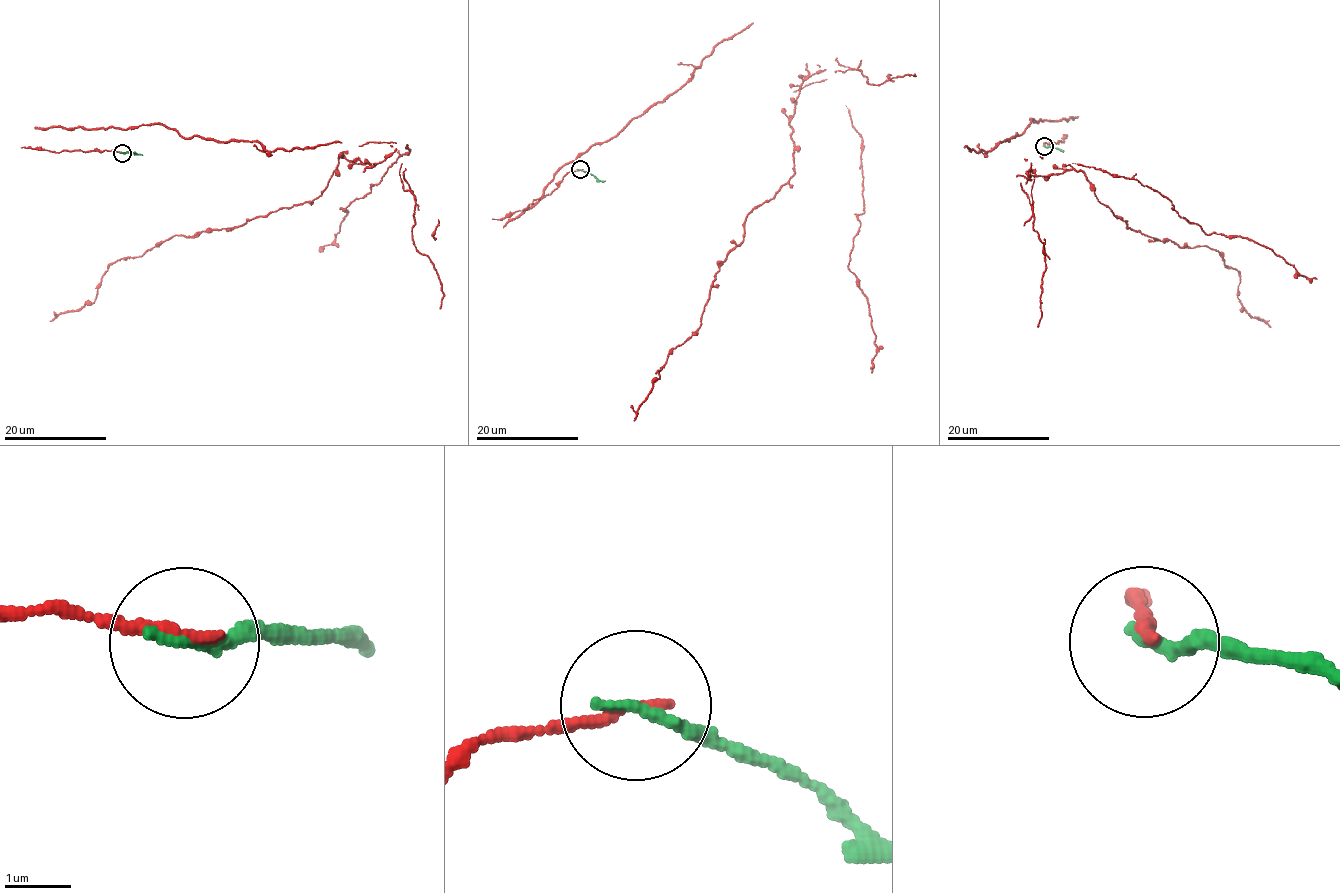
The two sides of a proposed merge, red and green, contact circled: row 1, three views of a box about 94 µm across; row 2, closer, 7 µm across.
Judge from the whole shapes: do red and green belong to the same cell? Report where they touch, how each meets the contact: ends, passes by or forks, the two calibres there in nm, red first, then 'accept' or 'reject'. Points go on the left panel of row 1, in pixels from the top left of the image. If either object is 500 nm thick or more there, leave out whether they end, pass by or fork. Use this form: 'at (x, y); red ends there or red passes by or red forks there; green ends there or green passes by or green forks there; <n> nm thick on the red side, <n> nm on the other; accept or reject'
at (122, 153); red ends there; green ends there; 180 nm thick on the red side, 190 nm on the other; reject

